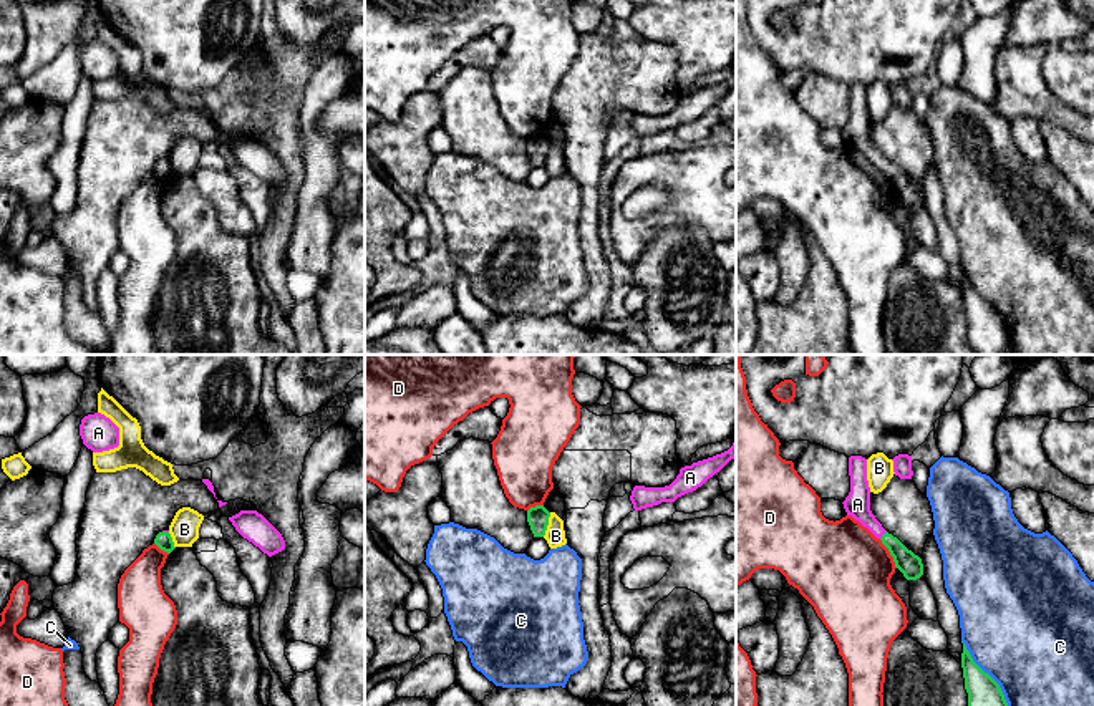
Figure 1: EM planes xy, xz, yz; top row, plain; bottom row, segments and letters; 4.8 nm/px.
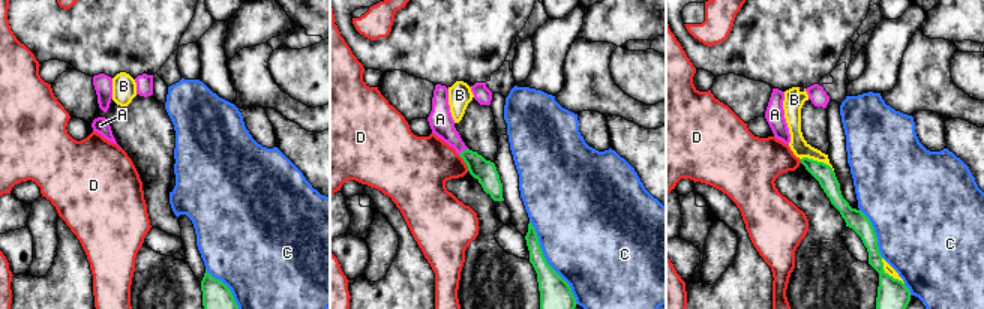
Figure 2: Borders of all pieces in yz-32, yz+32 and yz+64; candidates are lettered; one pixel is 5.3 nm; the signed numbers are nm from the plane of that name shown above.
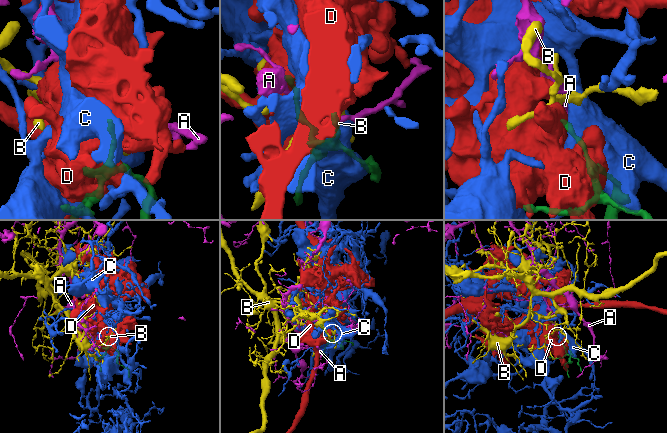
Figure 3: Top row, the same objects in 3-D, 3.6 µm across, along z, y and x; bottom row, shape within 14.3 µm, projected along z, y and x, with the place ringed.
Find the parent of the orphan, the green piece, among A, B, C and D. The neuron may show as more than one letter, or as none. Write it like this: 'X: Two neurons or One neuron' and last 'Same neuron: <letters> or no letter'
A: One neuron
B: Two neurons
C: Two neurons
D: Two neurons
Same neuron: A

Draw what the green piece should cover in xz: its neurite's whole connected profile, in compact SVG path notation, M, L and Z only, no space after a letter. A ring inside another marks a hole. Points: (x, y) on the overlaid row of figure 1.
M535 505L527 510L527 522L534 537L544 537L549 525L550 512L544 505Z

